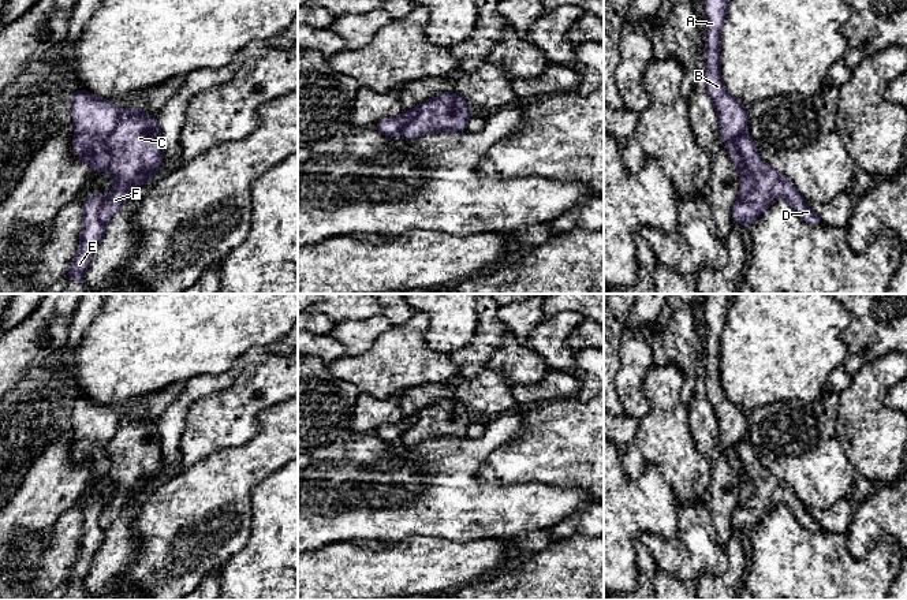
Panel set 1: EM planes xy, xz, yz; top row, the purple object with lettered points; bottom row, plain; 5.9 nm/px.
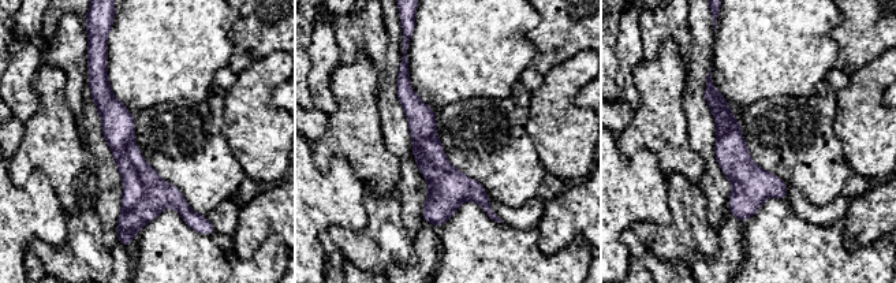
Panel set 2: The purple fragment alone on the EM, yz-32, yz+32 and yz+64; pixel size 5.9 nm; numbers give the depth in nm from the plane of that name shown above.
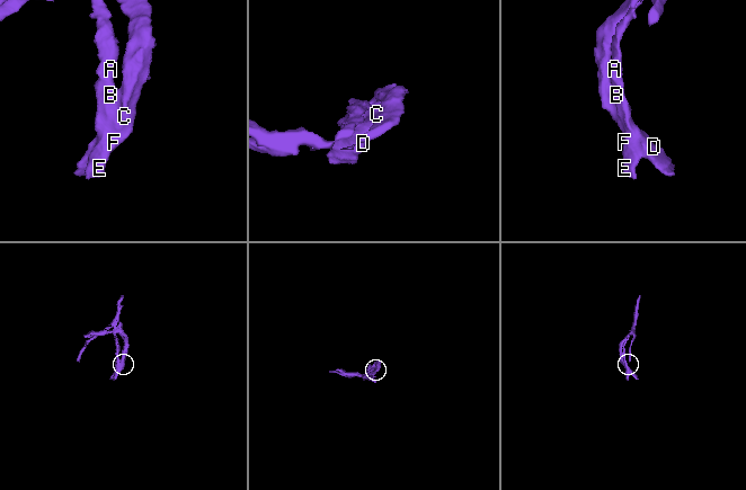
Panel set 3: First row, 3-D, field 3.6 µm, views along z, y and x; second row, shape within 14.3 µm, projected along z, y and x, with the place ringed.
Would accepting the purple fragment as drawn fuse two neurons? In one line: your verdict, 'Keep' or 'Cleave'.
Cleave

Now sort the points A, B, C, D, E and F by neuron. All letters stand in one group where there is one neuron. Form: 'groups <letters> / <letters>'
groups A B E / C D F

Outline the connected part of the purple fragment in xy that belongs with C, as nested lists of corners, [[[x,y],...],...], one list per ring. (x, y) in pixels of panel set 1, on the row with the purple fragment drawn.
[[[124,108],[105,145],[113,190],[98,213],[104,226],[119,212],[131,190],[146,185],[161,171],[164,149],[157,116],[143,109]]]

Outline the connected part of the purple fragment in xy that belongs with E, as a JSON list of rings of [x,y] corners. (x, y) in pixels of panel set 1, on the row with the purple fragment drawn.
[[[100,191],[92,193],[85,200],[83,221],[79,232],[81,246],[66,275],[67,280],[83,283],[85,272],[89,267],[92,254],[105,232],[105,226],[98,219],[102,205],[104,197]]]

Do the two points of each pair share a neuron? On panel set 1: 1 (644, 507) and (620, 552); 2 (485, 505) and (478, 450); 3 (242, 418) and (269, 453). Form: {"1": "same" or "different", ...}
{"1": "same", "2": "same", "3": "different"}

